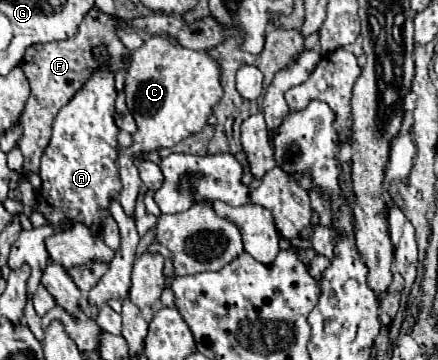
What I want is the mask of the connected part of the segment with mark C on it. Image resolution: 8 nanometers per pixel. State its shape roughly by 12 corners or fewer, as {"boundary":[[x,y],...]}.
{"boundary":[[145,36],[125,76],[137,122],[119,154],[133,216],[135,158],[205,128],[223,96],[209,52]]}

